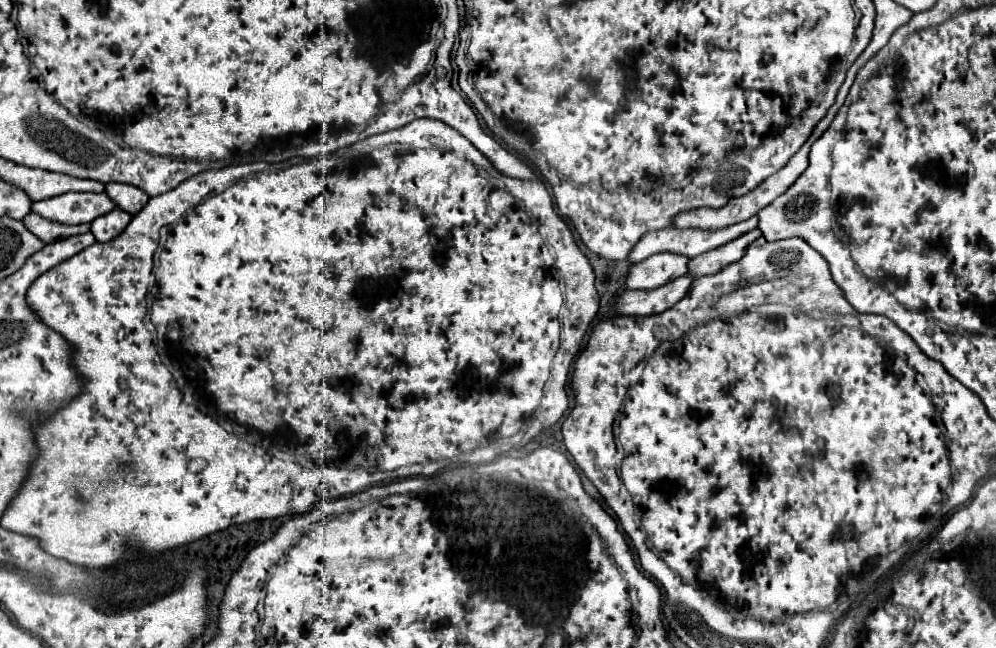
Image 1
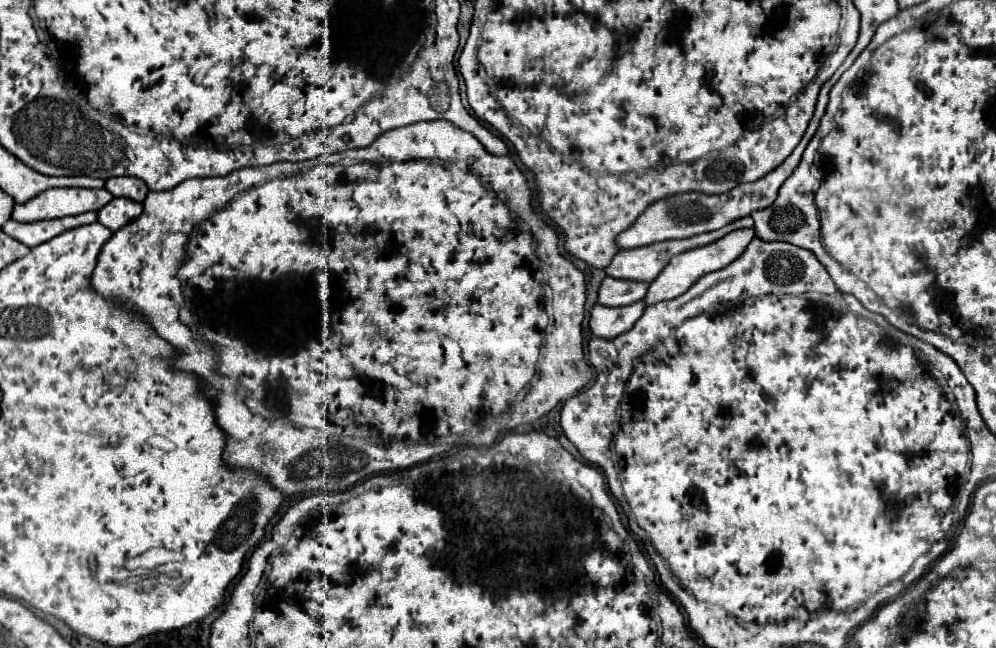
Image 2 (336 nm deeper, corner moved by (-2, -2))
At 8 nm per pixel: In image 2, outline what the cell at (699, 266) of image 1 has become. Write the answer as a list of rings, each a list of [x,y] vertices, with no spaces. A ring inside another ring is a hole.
[[[748,228],[748,230],[734,230],[734,234],[726,234],[724,238],[720,238],[718,242],[712,242],[704,248],[694,248],[694,250],[688,250],[676,258],[672,258],[668,262],[668,266],[664,268],[664,272],[650,284],[648,288],[648,294],[646,294],[646,304],[656,304],[656,302],[662,302],[662,300],[672,300],[680,294],[684,294],[698,278],[702,278],[704,274],[708,272],[716,272],[716,270],[722,270],[724,266],[728,266],[730,262],[734,262],[744,250],[746,246],[750,244],[750,240],[754,238],[754,228]]]

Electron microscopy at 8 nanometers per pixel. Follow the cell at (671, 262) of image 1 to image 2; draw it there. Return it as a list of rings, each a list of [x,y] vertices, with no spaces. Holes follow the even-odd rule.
[[[606,276],[600,292],[598,302],[604,306],[628,306],[632,302],[638,302],[648,292],[648,282],[636,282],[636,280],[618,280],[612,276]]]

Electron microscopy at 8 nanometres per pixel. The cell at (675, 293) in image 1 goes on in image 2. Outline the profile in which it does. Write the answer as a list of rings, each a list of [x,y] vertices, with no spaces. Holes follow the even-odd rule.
[[[634,302],[630,306],[620,306],[620,308],[608,308],[602,304],[596,304],[590,312],[590,330],[598,338],[616,338],[624,332],[628,332],[638,318],[644,314],[646,302]]]

